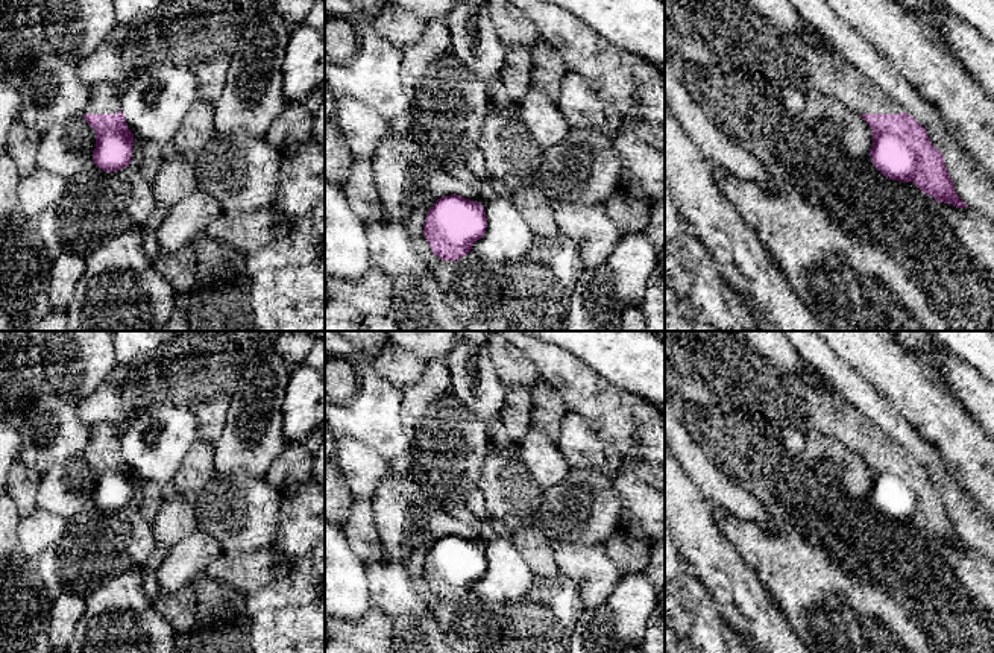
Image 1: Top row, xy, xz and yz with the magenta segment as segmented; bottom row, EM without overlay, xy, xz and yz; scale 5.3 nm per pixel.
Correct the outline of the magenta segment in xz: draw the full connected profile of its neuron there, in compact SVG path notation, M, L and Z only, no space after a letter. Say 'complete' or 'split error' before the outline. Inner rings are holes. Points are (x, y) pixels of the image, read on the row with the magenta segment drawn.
complete; M443 196L429 208L423 237L434 255L445 261L455 261L467 255L472 244L487 228L481 203L461 196Z

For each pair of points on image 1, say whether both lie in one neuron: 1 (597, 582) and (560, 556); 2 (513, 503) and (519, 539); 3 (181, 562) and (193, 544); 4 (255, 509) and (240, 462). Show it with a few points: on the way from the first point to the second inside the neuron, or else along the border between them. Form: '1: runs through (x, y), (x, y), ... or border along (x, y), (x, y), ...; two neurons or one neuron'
1: runs through (588, 573), (569, 559); one neuron
2: border along (534, 524), (512, 532); two neurons
3: runs through (185, 558), (193, 548); one neuron
4: border along (252, 473), (234, 471), (228, 474); two neurons

